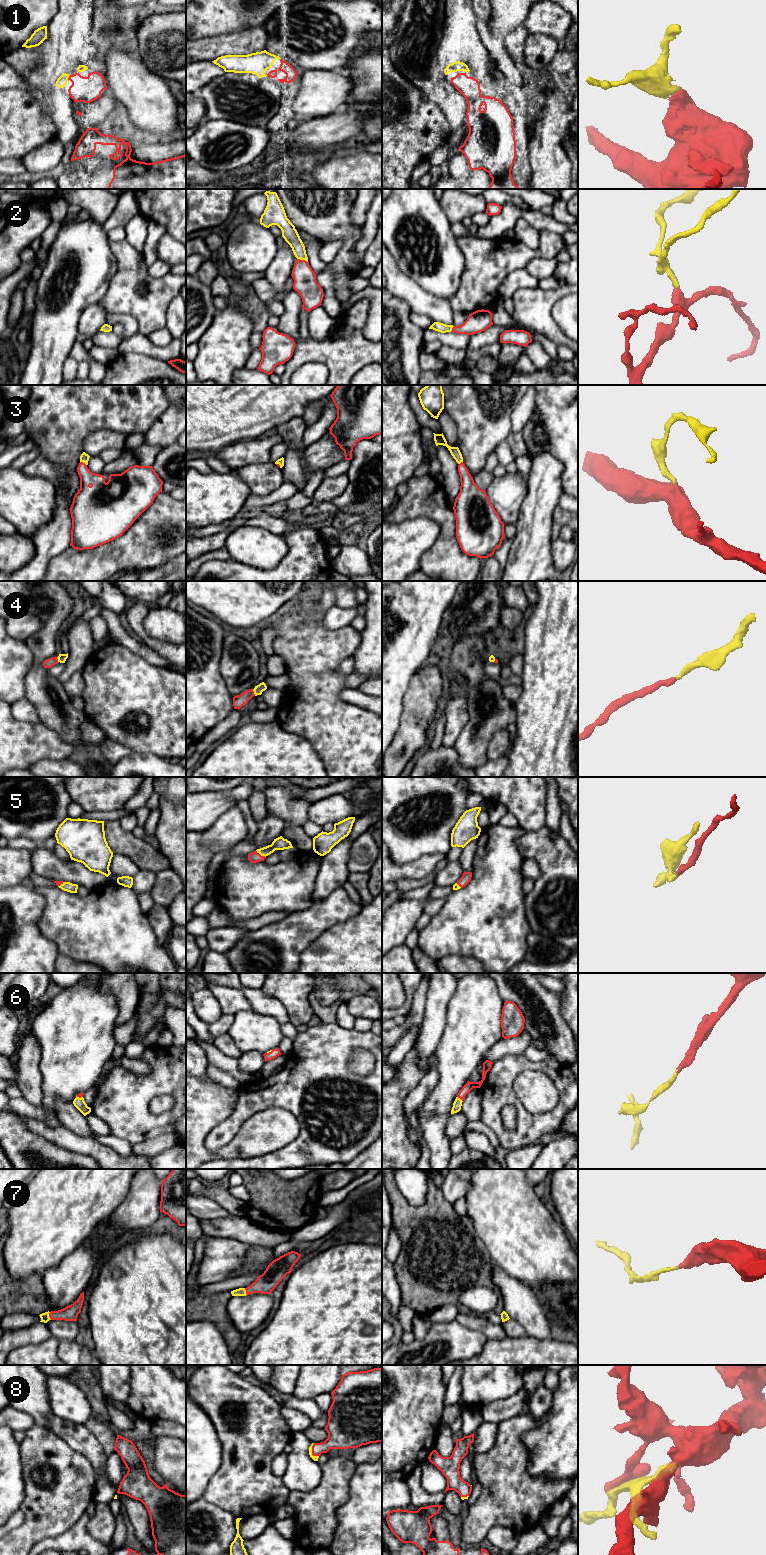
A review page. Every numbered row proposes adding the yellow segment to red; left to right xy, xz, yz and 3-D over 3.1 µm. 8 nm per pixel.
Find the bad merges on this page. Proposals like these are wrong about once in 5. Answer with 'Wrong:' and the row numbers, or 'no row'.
Wrong: no row

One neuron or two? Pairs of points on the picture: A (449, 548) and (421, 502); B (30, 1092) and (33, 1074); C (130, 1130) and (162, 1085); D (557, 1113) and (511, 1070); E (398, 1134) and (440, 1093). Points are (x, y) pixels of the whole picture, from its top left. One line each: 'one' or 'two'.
A: one
B: one
C: one
D: one
E: two

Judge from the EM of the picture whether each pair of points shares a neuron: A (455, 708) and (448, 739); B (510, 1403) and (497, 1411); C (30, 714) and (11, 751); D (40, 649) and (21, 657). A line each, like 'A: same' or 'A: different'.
A: same
B: same
C: different
D: different

